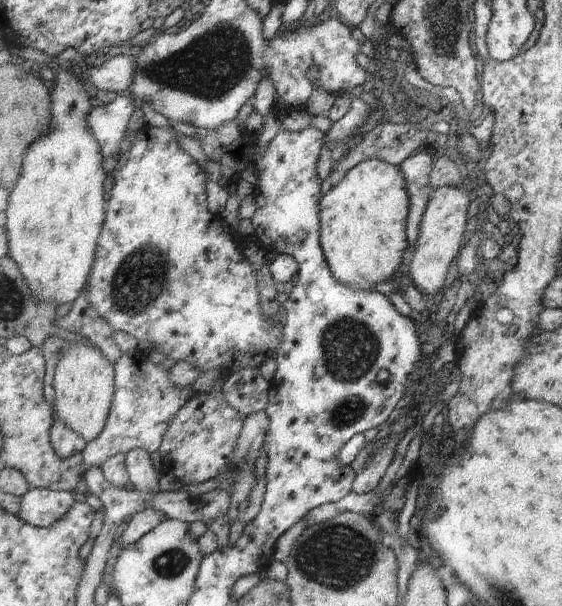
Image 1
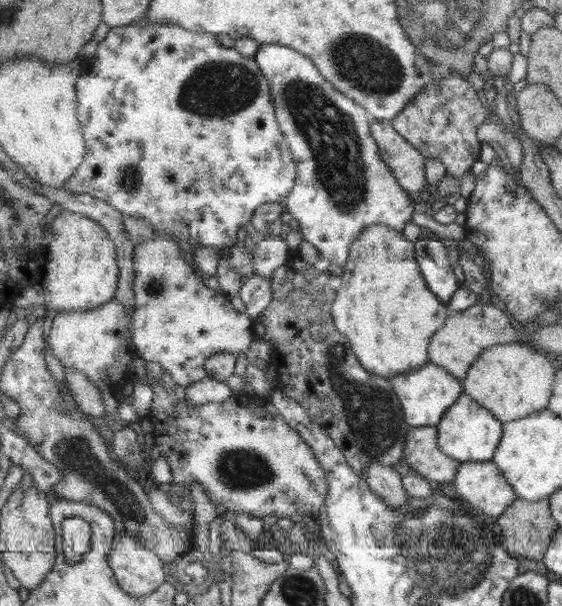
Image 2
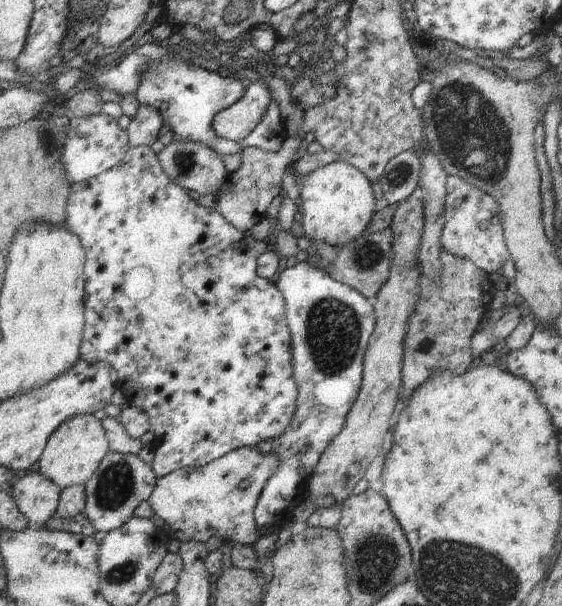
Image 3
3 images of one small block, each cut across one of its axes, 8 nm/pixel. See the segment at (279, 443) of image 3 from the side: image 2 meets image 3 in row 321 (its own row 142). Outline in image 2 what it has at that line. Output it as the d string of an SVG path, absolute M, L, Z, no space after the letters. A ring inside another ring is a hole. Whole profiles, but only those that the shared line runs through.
M277 44L260 45L254 59L269 79L277 120L296 161L296 186L284 201L285 210L297 220L302 238L318 250L321 262L331 267L344 267L361 231L375 224L385 224L401 233L411 221L411 214L419 210L417 197L400 185L392 168L380 155L370 127L371 114L337 90L317 65L297 49Z

